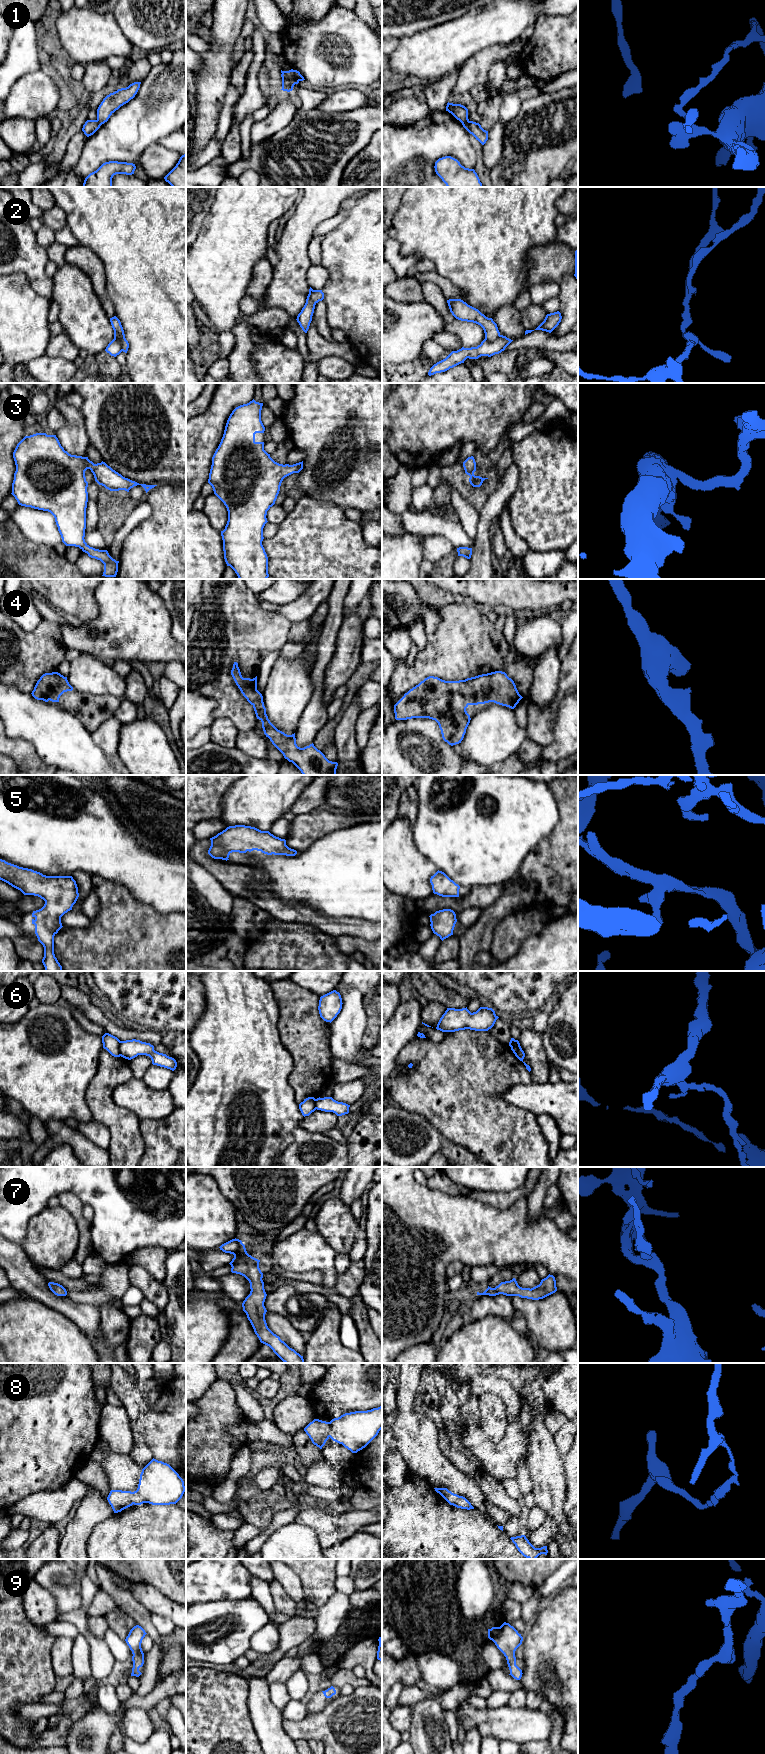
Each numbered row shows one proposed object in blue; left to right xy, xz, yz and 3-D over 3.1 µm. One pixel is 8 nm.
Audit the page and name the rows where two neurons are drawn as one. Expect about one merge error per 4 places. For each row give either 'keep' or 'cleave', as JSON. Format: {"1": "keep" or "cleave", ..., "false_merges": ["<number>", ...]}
{"1": "cleave", "2": "cleave", "3": "keep", "4": "keep", "5": "keep", "6": "cleave", "7": "keep", "8": "keep", "9": "keep", "false_merges": ["1", "2", "6"]}

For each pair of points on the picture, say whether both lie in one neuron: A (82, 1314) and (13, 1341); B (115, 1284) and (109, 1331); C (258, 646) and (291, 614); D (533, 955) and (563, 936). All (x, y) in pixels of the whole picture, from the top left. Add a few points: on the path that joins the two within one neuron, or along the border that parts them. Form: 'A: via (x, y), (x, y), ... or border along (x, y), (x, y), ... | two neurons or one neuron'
A: border along (48, 1306), (66, 1316), (85, 1335) | two neurons
B: border along (109, 1304), (100, 1304), (98, 1306) | two neurons
C: border along (274, 611), (292, 622) | two neurons
D: via (540, 955), (544, 955), (556, 943) | one neuron

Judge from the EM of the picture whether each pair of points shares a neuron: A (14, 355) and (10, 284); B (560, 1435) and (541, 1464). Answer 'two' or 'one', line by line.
A: one
B: two

